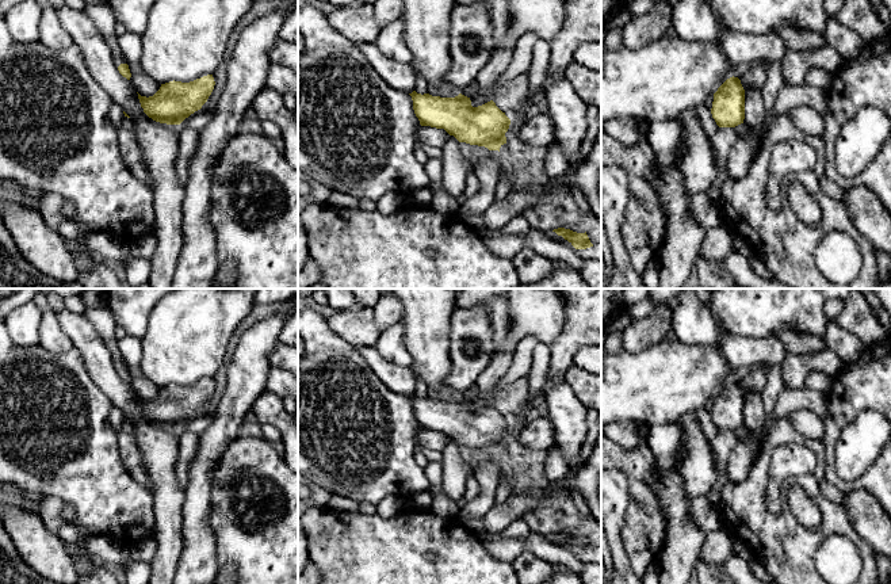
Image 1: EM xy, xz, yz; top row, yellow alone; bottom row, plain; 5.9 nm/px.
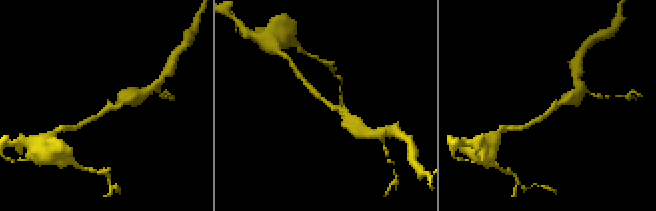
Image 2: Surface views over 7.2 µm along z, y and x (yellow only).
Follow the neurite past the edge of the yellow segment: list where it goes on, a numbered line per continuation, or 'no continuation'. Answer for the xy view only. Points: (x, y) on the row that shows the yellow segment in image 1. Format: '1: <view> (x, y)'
1: xy (100, 14)

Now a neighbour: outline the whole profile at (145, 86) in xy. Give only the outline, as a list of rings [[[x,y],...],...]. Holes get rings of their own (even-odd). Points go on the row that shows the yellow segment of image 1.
[[[145,73],[131,75],[130,77],[133,87],[141,96],[153,96],[161,87]]]

